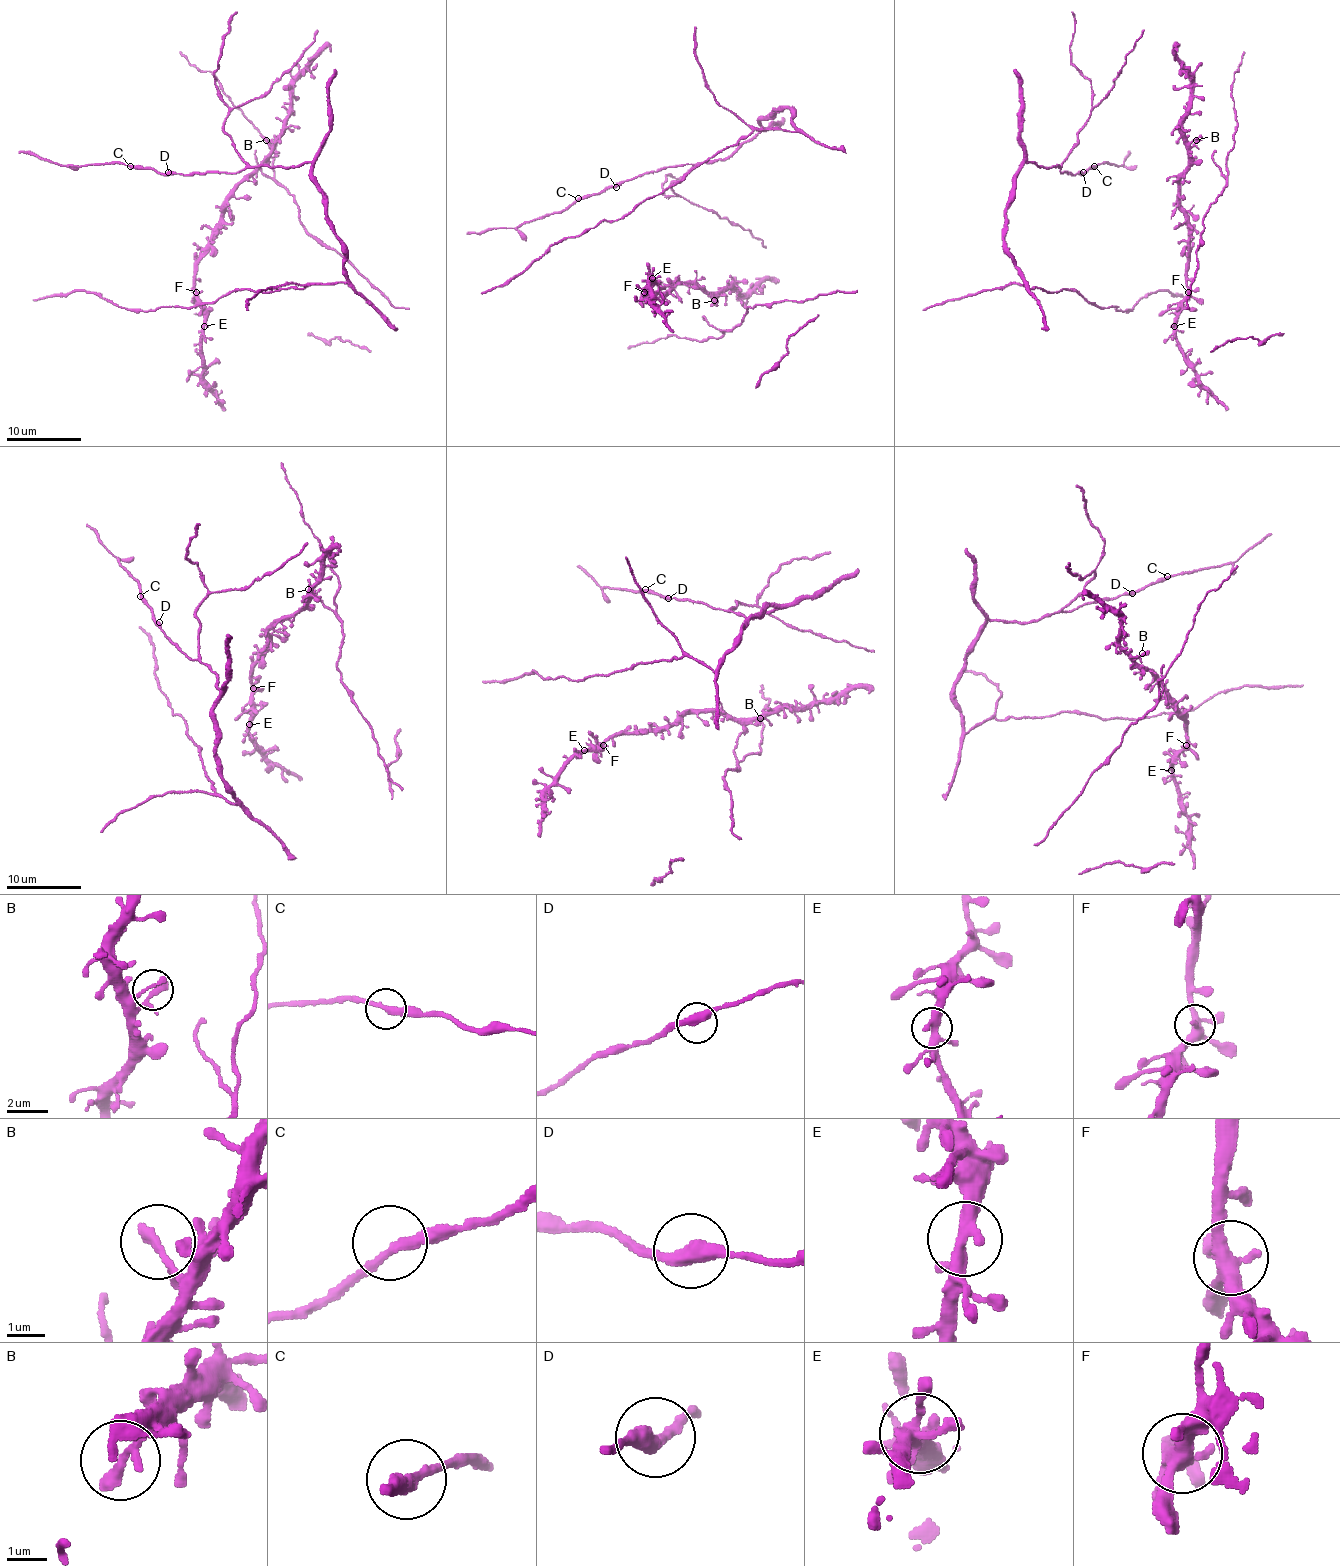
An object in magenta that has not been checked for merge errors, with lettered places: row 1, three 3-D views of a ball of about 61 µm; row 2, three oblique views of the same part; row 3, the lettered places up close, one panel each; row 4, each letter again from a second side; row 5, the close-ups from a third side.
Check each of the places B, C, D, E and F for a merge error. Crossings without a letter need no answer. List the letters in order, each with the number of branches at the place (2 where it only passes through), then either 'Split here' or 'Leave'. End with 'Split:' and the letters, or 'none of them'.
B: Branches: 2. Leave
C: Branches: 2. Leave
D: Branches: 2. Leave
E: Branches: 4. Leave
F: Branches: 4. Leave
Split: none of them

